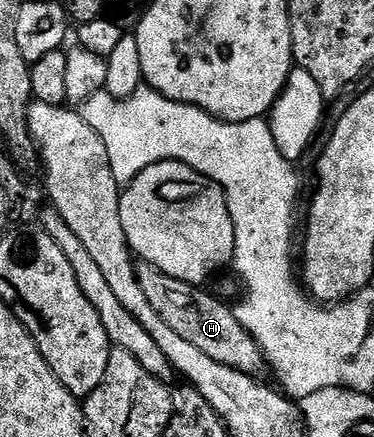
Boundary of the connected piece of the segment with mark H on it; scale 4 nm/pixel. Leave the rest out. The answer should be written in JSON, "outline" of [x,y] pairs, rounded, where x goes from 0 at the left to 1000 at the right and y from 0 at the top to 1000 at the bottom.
{"outline":[[[374,597],[361,620],[377,668],[388,668],[420,723],[430,723],[430,732],[441,732],[473,769],[487,769],[503,787],[516,787],[516,796],[548,805],[548,815],[580,824],[580,833],[602,833],[647,856],[701,858],[701,847],[709,847],[703,799],[655,751],[644,751],[626,707],[599,684],[567,666],[564,675],[543,654],[508,654],[500,645],[463,641],[463,632],[441,632],[441,622],[409,613],[409,604],[396,600]]]}

